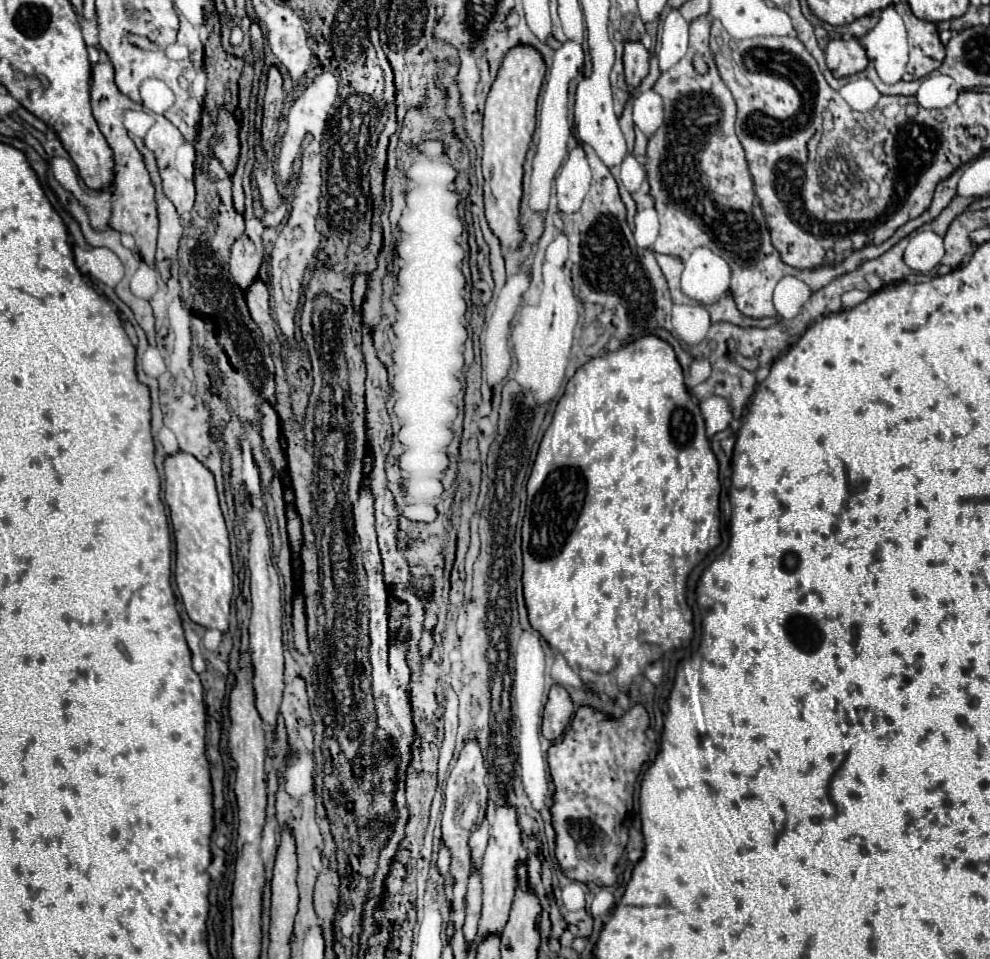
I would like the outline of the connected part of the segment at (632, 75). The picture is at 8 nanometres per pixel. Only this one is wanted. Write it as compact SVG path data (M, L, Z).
M626 41L624 47L624 69L626 83L630 87L638 87L638 83L648 75L650 51L642 45L642 41Z

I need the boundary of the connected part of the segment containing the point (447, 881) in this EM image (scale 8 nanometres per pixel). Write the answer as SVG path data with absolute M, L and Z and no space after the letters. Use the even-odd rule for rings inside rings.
M444 845L440 847L438 867L440 867L440 873L444 875L444 885L450 889L450 887L452 887L452 879L450 879L450 871L448 871L448 867L450 867L450 853L448 853L448 849L446 849Z

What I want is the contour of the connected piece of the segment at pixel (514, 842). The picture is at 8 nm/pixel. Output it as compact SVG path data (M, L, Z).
M500 807L494 813L494 823L490 829L488 847L482 857L482 917L478 921L478 939L486 939L488 935L502 935L502 929L508 921L510 907L514 901L514 893L518 887L516 879L516 865L518 855L522 855L522 839L520 839L520 827L516 823L516 813L512 807Z

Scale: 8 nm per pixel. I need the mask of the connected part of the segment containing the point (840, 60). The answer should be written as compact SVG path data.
M858 39L830 41L824 53L826 53L826 65L836 79L860 73L868 65L866 51L858 47Z

